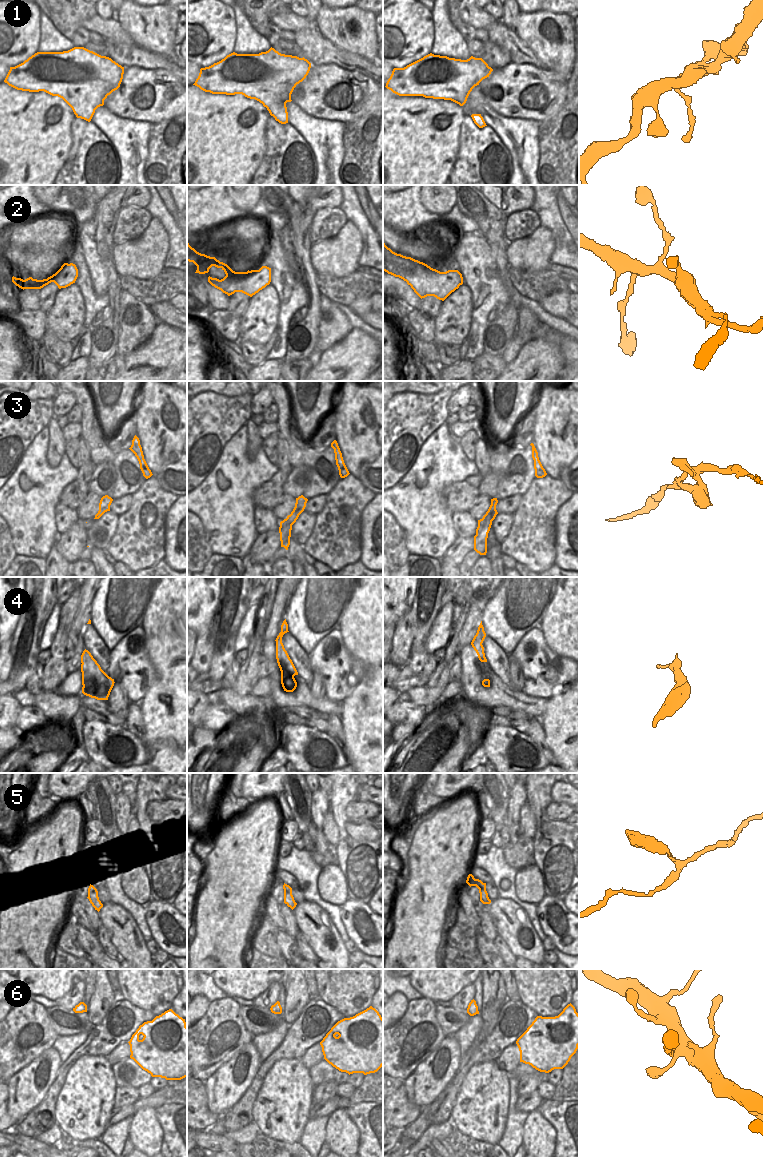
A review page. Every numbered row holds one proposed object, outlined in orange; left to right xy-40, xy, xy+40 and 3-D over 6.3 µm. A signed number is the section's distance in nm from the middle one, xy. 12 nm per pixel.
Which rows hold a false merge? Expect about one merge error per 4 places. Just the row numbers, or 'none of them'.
1

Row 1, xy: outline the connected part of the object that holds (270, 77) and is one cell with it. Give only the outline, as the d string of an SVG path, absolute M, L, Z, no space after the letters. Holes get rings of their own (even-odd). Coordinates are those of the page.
M270 48L259 54L227 55L221 61L200 69L198 78L193 85L212 94L235 95L242 94L247 98L255 99L267 108L275 120L288 121L286 103L291 102L291 94L297 84L308 75L311 63L297 56L285 55Z

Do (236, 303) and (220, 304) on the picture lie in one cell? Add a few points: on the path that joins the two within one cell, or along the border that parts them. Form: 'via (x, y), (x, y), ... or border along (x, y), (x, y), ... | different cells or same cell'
border along (230, 296), (226, 309) | different cells

